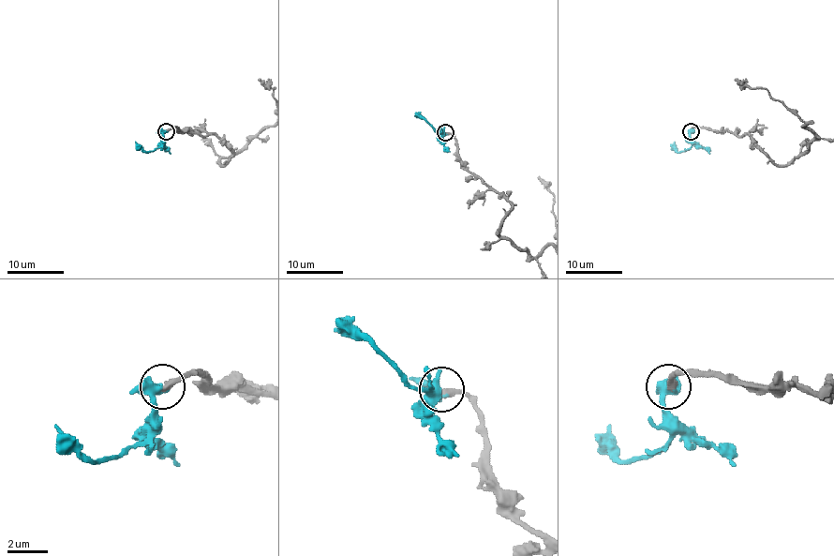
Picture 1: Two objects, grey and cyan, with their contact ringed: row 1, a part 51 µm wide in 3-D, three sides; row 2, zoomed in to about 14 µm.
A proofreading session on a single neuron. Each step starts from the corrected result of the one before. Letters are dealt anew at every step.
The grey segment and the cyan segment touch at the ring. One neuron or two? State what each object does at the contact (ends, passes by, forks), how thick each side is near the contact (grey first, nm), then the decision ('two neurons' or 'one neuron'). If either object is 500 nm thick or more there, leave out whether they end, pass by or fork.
grey ends there; cyan passes by; 320 nm thick on the grey side, 360 nm on the other; one neuron

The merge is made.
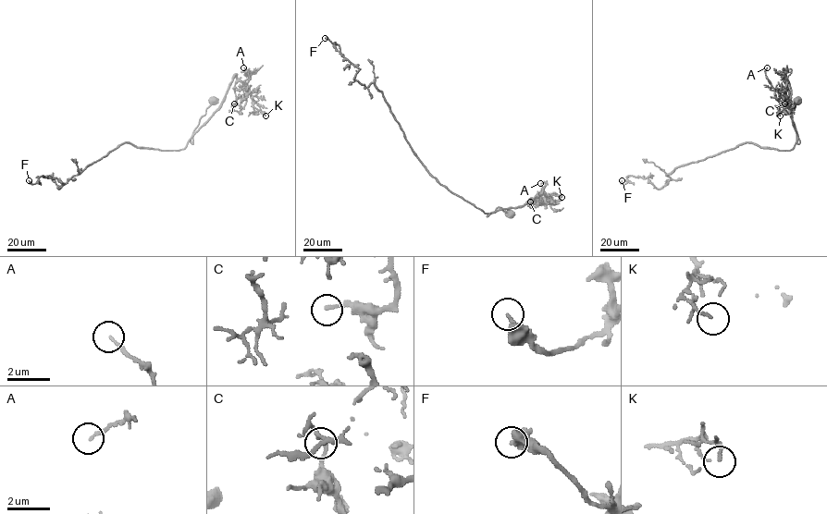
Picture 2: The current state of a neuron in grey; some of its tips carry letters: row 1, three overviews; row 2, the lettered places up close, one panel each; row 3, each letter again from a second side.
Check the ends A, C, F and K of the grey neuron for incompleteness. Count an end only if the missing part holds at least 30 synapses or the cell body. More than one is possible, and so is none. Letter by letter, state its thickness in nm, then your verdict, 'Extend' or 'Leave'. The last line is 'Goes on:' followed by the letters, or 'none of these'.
A: Thickness 140 nm. Leave
C: Thickness 170 nm. Leave
F: Thickness 280 nm. Leave
K: Thickness 80 nm. Leave
Goes on: none of these

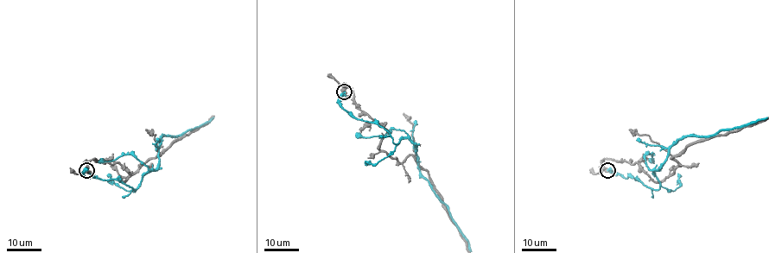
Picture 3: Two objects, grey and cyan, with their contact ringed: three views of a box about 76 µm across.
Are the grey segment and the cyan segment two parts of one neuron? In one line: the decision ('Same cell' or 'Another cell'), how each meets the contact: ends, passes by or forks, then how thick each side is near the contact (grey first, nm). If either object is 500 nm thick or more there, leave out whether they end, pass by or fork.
Another cell. At the ring grey passes by. At the ring cyan passes by. Thickness 480 nm (grey) against 280 nm

